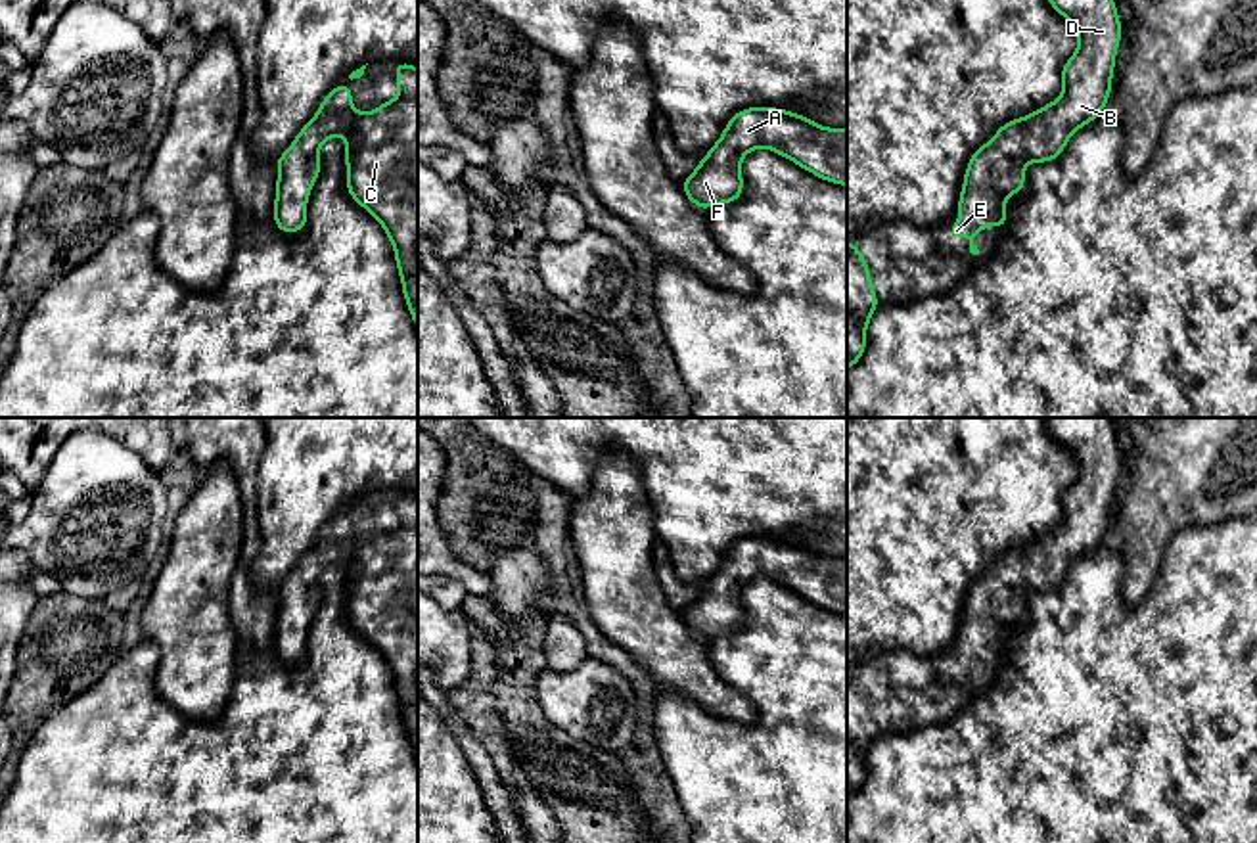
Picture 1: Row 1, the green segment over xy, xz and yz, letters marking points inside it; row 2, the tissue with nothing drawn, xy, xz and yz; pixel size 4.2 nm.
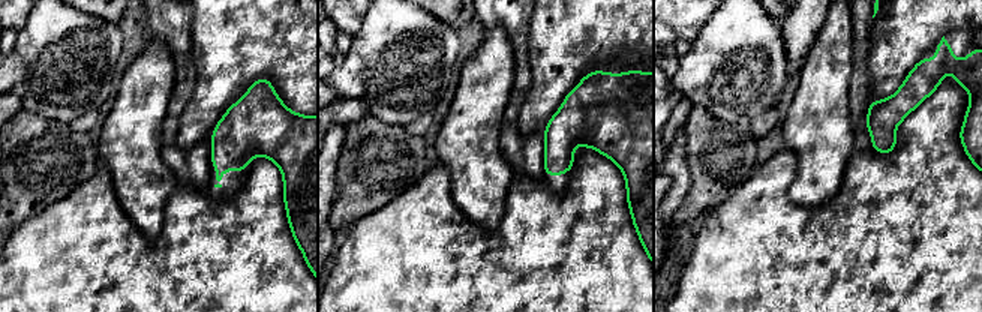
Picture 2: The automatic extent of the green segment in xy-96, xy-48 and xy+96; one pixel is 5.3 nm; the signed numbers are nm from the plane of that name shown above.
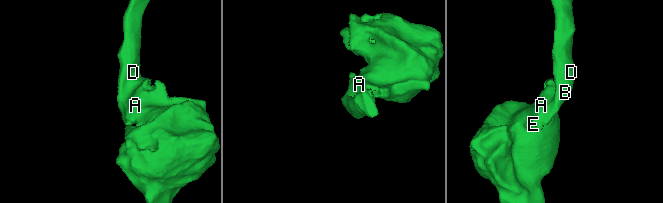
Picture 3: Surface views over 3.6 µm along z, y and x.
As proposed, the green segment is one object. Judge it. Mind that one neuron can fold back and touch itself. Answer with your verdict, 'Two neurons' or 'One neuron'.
One neuron

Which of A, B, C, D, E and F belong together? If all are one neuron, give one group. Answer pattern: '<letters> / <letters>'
A B C D E F

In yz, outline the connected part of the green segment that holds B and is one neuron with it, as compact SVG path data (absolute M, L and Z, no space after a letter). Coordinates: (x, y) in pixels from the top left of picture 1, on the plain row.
M1046 418L1046 427L1075 456L1079 475L1062 496L1062 525L1027 546L1004 552L991 571L971 582L958 628L960 648L948 657L950 667L966 665L970 669L971 684L979 684L973 667L981 657L994 653L1004 659L1006 627L1025 619L1025 594L1058 588L1071 563L1102 544L1111 525L1115 485L1123 462L1111 418Z

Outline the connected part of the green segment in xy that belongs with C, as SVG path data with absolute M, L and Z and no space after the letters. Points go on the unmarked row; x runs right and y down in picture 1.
M395 492L399 527L385 529L370 542L353 538L349 512L337 513L322 529L318 542L299 559L293 573L278 586L274 655L287 663L305 657L307 630L322 600L318 579L335 561L345 567L347 621L387 661L393 672L402 724L418 757L418 498Z

